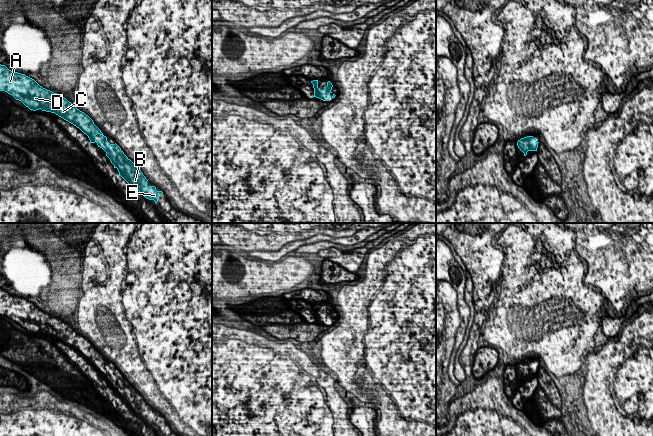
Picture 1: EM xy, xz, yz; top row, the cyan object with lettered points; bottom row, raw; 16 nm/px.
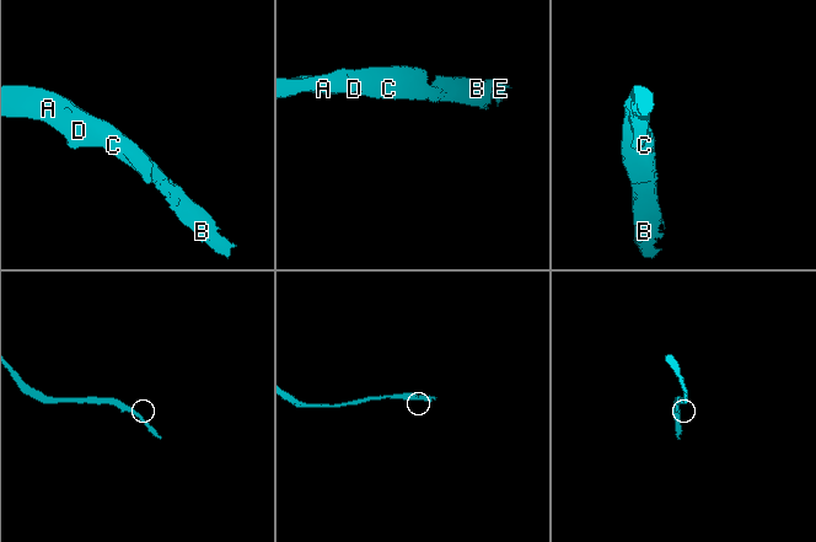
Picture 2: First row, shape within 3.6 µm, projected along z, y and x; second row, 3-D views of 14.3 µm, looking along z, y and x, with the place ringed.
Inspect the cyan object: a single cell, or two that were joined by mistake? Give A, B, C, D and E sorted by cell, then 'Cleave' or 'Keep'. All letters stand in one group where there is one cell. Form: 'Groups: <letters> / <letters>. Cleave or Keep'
Groups: A B C D E. Keep

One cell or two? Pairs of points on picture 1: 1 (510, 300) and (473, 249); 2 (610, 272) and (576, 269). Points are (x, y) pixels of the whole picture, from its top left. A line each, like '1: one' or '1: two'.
1: two
2: two

